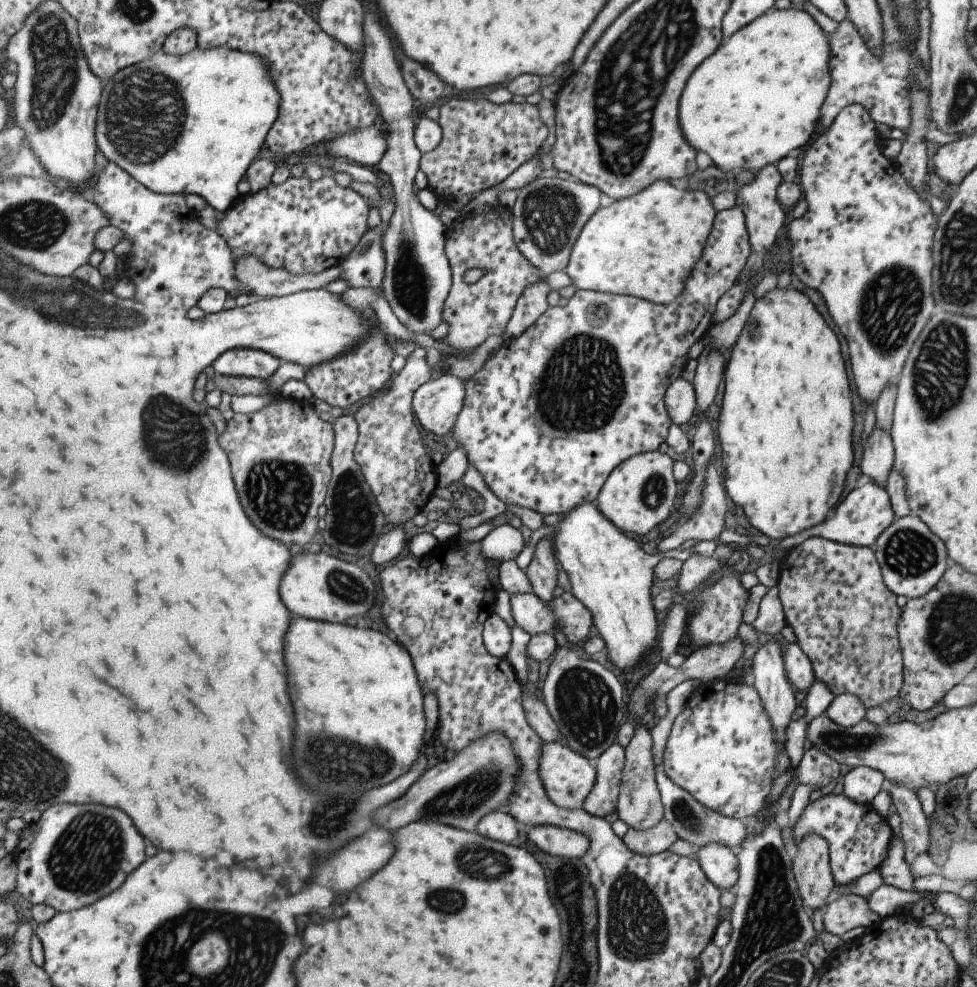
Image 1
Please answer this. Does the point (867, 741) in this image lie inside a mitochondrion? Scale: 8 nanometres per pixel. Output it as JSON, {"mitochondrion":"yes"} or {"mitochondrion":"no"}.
{"mitochondrion":"yes"}

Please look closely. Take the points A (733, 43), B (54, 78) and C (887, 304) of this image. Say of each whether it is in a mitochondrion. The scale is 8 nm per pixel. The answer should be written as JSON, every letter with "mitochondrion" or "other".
{"A":"other","B":"mitochondrion","C":"mitochondrion"}

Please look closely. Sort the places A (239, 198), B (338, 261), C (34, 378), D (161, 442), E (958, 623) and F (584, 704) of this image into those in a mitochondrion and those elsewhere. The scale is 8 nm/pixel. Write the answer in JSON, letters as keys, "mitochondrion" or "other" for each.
{"A":"other","B":"other","C":"other","D":"mitochondrion","E":"mitochondrion","F":"mitochondrion"}

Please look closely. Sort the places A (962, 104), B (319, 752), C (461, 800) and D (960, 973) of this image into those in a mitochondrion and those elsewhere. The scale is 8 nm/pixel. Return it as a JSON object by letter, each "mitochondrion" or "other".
{"A":"mitochondrion","B":"mitochondrion","C":"mitochondrion","D":"other"}

